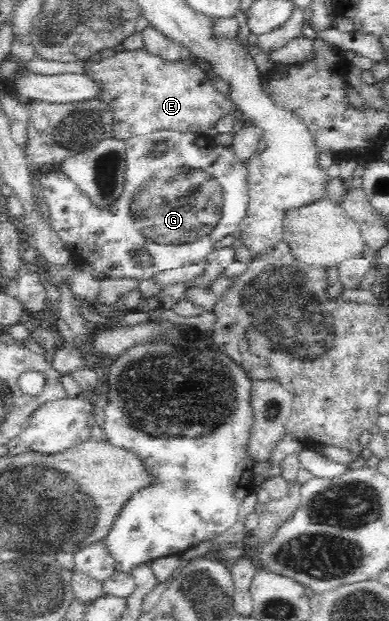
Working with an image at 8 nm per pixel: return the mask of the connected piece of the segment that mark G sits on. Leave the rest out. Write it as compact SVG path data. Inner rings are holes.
M173 132L172 152L161 160L150 160L146 146L152 136L134 135L126 141L126 180L124 194L106 211L91 208L89 199L60 170L59 166L40 173L42 202L47 223L61 243L85 269L108 278L137 278L144 281L161 271L175 270L202 262L215 250L215 244L240 228L249 206L247 165L239 161L231 146L222 146L212 137L195 133ZM142 250L149 251L149 266L141 266Z

